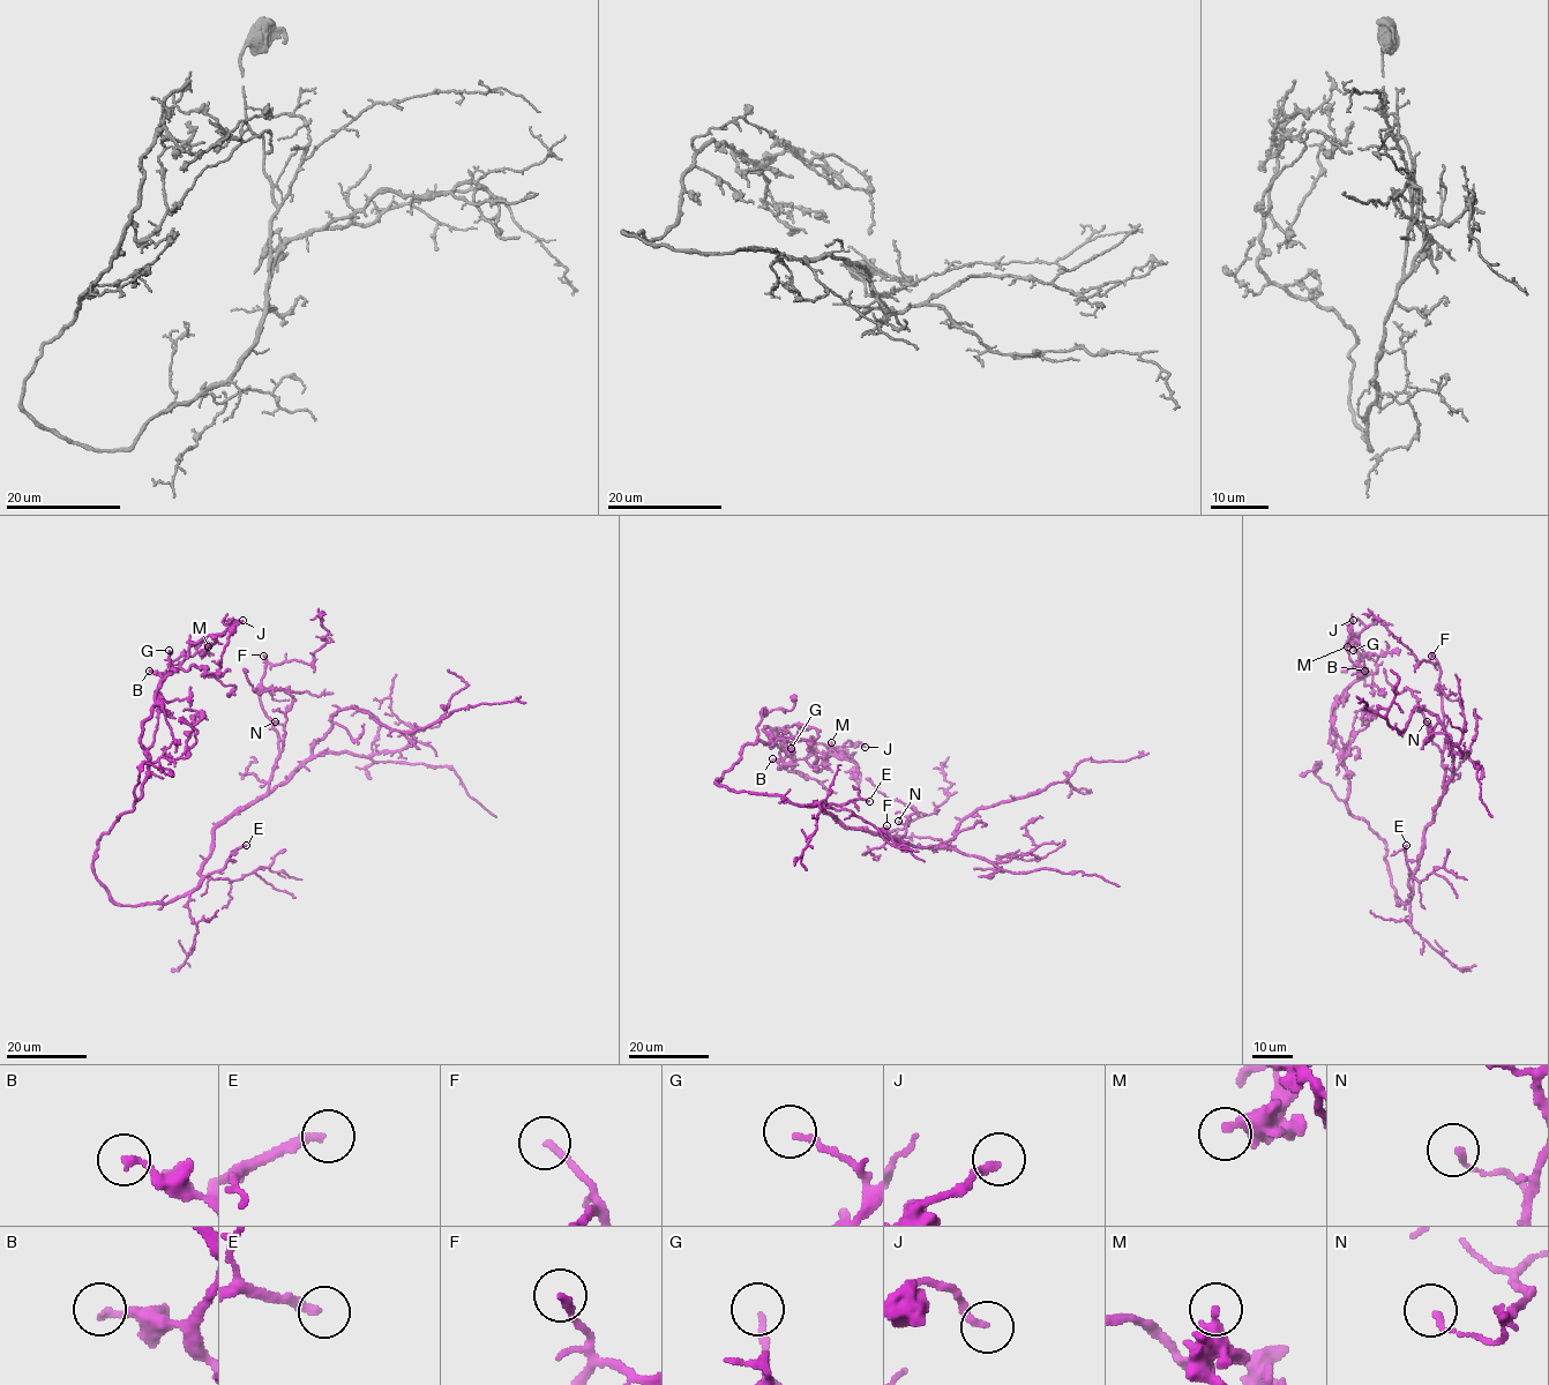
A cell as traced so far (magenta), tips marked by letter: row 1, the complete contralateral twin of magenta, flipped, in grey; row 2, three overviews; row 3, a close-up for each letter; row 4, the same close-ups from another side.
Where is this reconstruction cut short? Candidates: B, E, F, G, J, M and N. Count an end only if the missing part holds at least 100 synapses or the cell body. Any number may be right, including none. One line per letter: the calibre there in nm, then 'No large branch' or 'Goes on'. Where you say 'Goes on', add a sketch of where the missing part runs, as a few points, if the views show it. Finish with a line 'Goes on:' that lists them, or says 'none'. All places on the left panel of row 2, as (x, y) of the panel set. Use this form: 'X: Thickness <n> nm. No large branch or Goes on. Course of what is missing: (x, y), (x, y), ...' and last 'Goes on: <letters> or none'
B: Thickness 200 nm. No large branch
E: Thickness 240 nm. Goes on. Course of what is missing: (246, 845), (256, 813), (257, 786), (242, 726), (193, 678), (193, 636), (209, 628)
F: Thickness 200 nm. No large branch
G: Thickness 170 nm. No large branch
J: Thickness 190 nm. No large branch
M: Thickness 440 nm. No large branch
N: Thickness 160 nm. No large branch
Goes on: E

